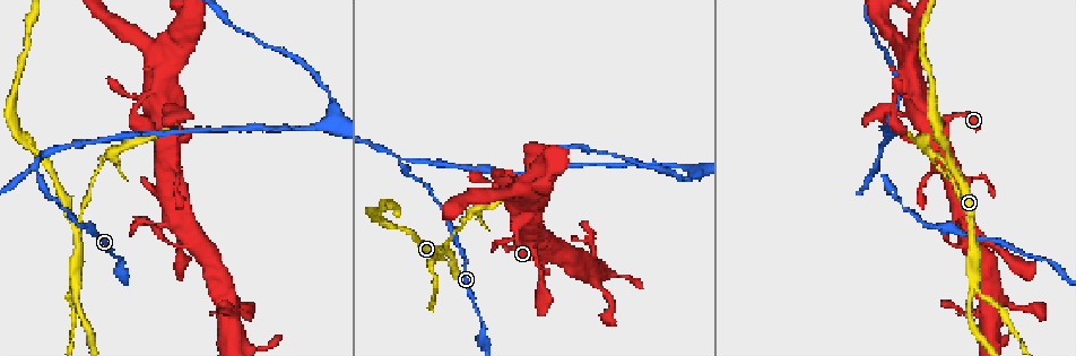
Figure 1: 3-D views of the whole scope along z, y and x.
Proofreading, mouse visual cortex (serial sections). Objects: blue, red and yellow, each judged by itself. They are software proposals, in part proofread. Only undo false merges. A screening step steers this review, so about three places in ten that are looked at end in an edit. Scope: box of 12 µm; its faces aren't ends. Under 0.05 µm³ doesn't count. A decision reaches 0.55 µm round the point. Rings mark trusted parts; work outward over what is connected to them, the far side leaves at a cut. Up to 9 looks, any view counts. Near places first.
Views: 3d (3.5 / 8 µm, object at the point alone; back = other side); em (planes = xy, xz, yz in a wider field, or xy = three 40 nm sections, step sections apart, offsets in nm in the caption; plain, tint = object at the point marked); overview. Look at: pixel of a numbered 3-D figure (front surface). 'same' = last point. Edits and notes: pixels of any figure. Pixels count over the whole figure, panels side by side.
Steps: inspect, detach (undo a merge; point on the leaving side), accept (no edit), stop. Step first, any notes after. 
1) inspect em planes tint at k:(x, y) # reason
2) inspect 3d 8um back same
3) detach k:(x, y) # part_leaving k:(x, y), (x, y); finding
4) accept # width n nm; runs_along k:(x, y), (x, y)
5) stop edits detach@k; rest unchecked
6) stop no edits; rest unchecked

inspect 3d 8um back at 1:(75, 282) # side arm on a straight run

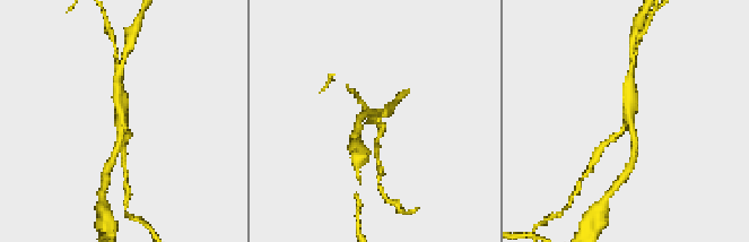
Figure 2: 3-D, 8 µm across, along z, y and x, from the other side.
inspect 3d 3.5um at 2:(375, 118) # zoom in

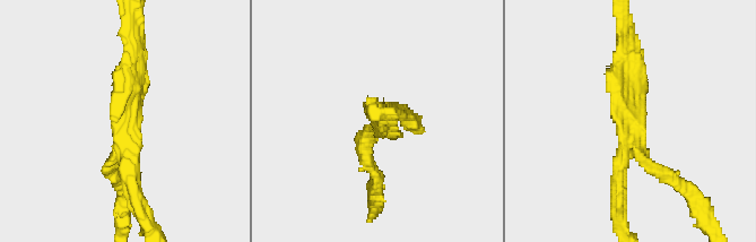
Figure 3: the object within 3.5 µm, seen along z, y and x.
inspect em xy step 2 tint at 3:(629, 136) # arms 3; arm_widths 200, 200, 250 nm; need the tissue

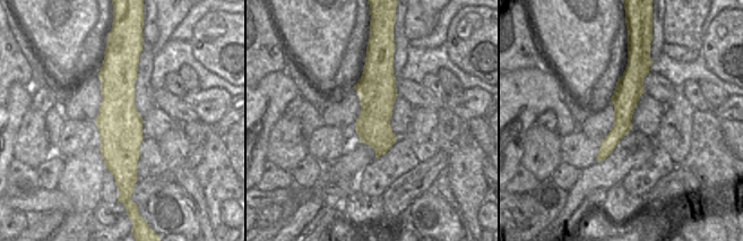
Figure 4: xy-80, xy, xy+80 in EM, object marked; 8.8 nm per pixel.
detach 3:(660, 170) # border 4:(360, 112), (360, 131), (357, 134); a second cell is stuck on

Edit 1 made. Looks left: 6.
inspect overview

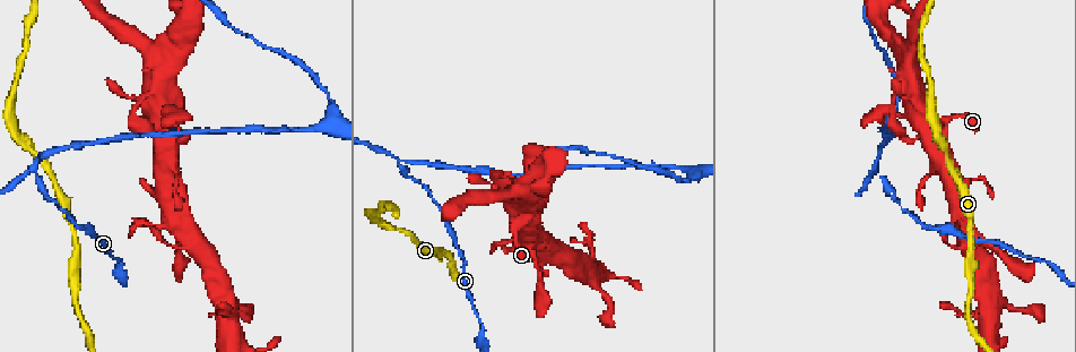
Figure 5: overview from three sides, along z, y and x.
inspect 3d 3.5um at 5:(875, 173) # sharp bend

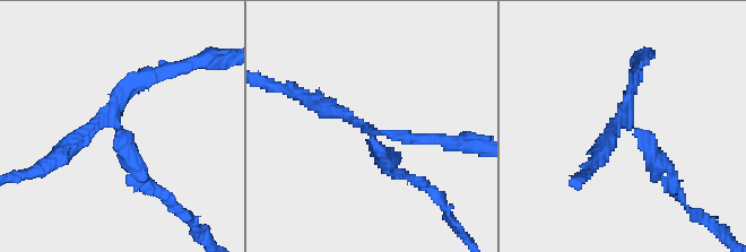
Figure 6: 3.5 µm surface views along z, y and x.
inspect em xy step 3 tint at 6:(118, 124) # shape alone is not enough

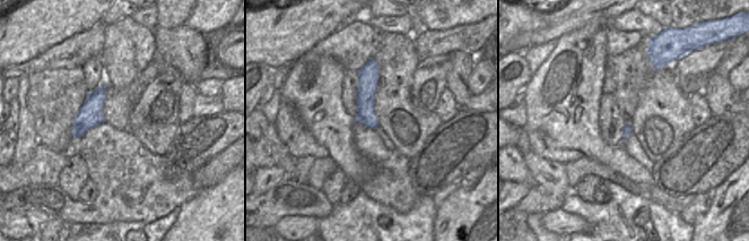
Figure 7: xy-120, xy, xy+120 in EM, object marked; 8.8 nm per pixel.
inspect em planes tint same

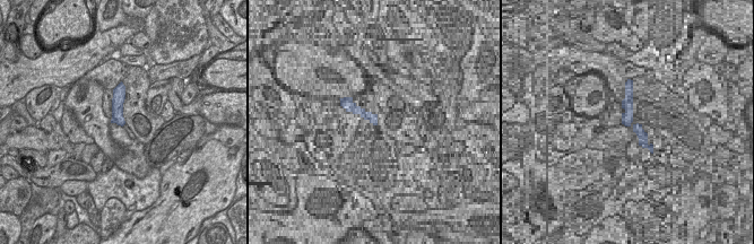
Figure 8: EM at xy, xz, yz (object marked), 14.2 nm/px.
accept # arms 3; arm_widths 100, 150, 200 nm; runs_along 8:(120, 87), (118, 118), (121, 122); continuous, no second cell

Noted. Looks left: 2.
inspect 3d 8um at 5:(154, 91) # abrupt turn

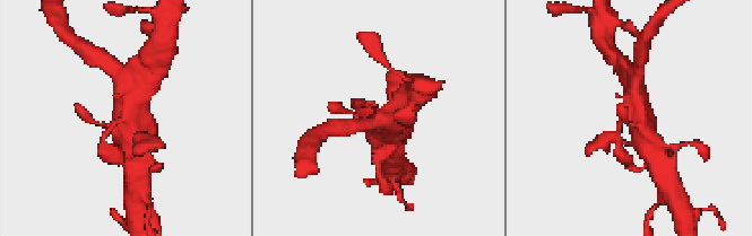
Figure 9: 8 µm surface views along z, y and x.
inspect em xy step 1 tint at 9:(124, 115) # need the tissue

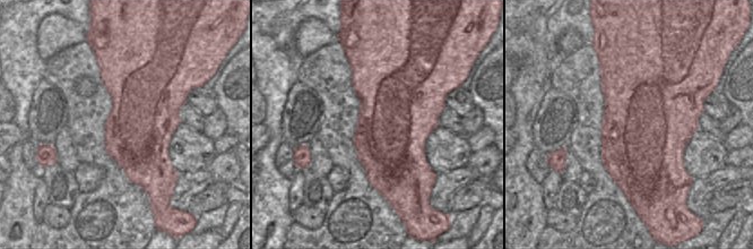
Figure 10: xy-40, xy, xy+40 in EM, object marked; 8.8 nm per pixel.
accept # runs_along 9:(126, 134), (130, 108), (147, 77); one cell here

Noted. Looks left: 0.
stop edits detach@3; rest unchecked

